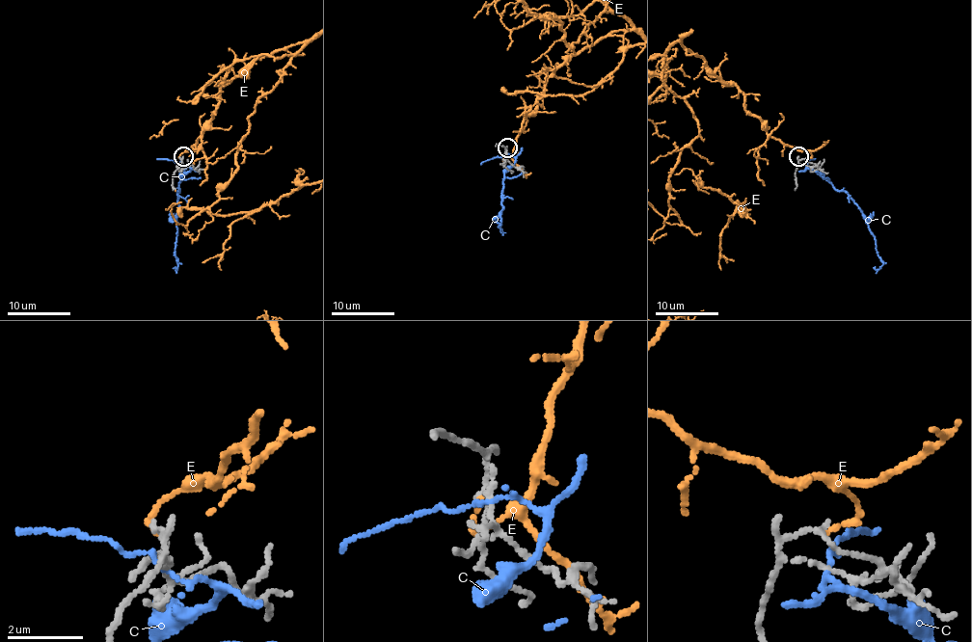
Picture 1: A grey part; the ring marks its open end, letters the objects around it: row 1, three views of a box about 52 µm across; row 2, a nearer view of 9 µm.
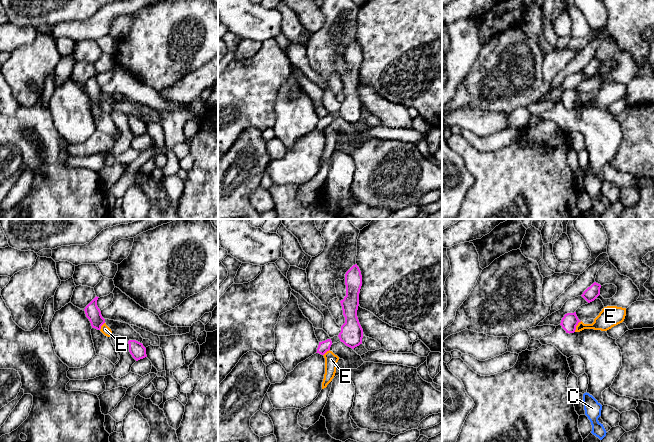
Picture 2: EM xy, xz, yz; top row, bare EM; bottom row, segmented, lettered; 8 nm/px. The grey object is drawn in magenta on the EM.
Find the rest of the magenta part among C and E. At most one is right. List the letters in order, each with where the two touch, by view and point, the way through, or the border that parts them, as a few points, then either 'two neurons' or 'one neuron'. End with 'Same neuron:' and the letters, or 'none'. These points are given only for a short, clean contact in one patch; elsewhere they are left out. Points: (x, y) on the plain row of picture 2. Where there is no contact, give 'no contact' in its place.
C: no contact; two neurons
E: meets magenta in yz at (576, 101); border along yz (581, 97), (574, 107); two neurons
Same neuron: none

